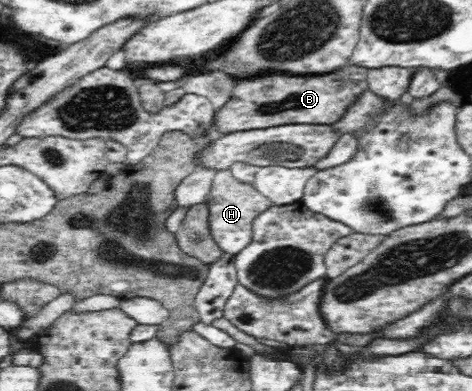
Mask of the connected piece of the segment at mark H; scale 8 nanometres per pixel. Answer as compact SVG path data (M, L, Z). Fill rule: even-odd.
M231 169L218 171L213 178L206 204L210 211L209 225L212 239L224 254L240 253L252 240L252 223L258 214L274 203L260 194L251 183L237 179Z

